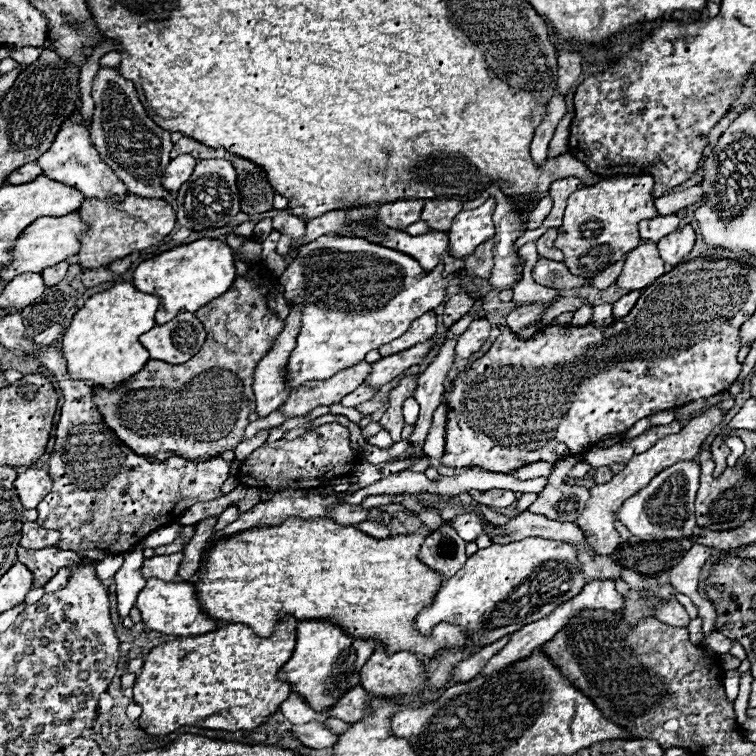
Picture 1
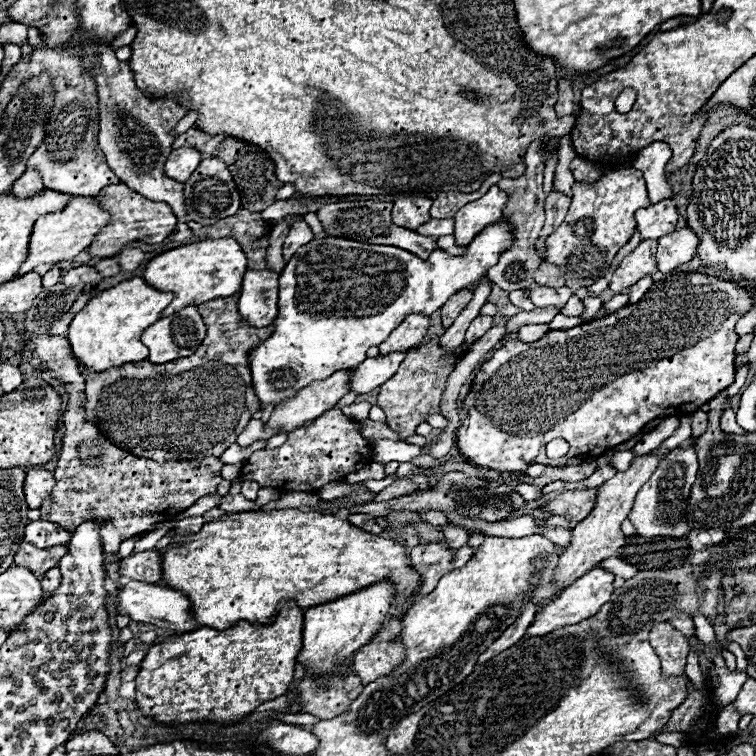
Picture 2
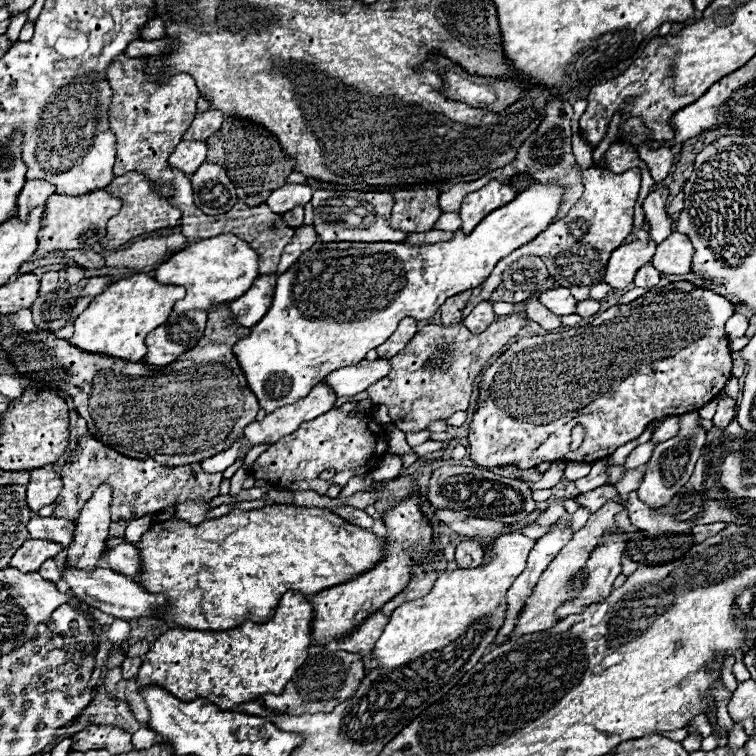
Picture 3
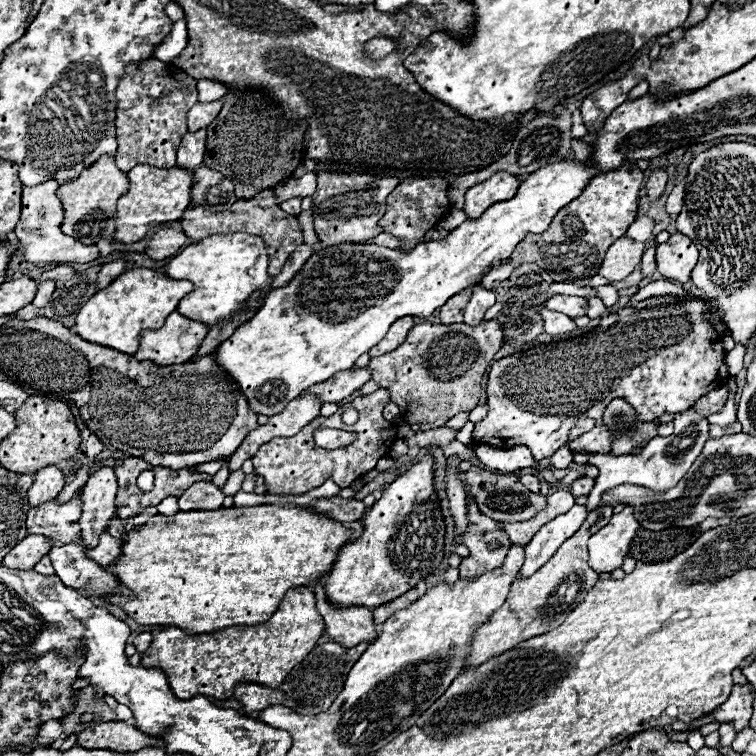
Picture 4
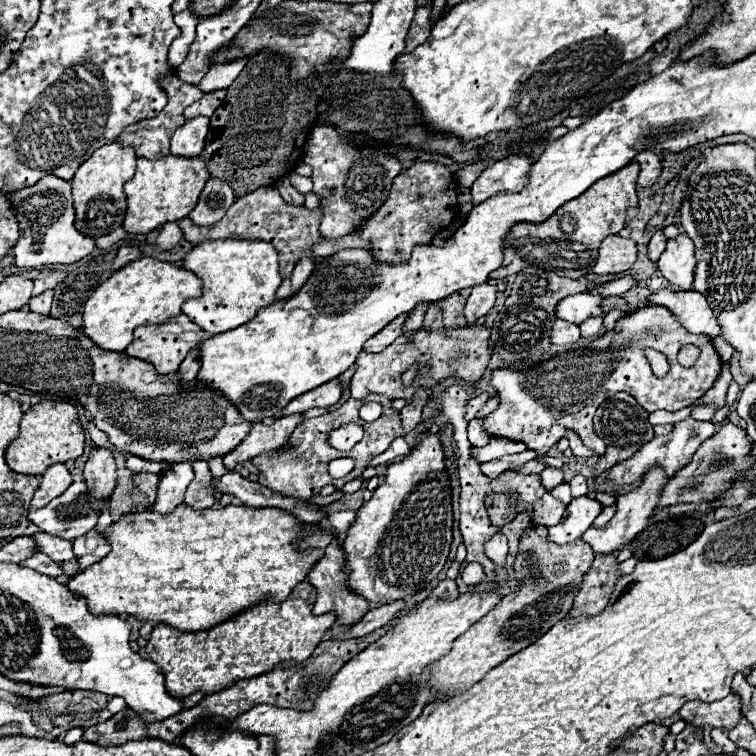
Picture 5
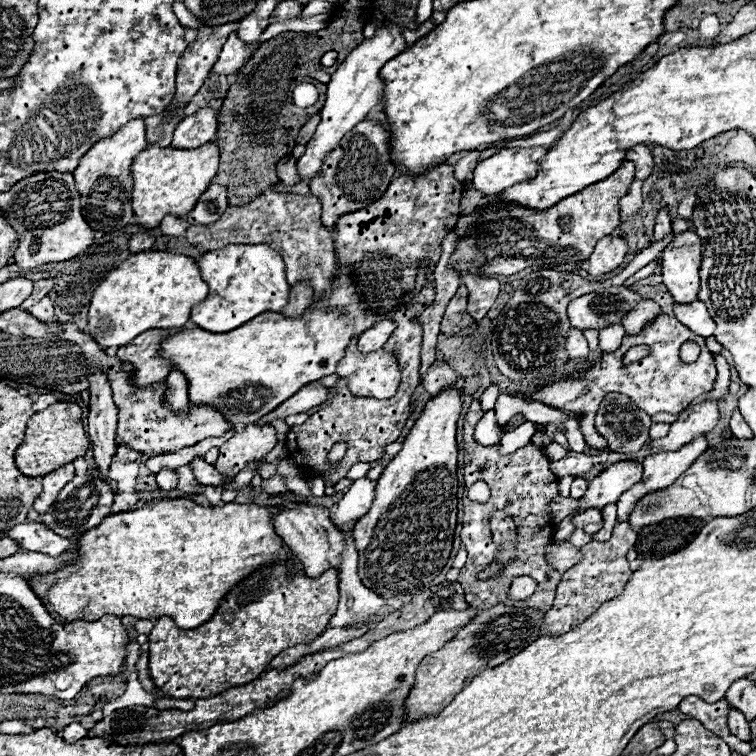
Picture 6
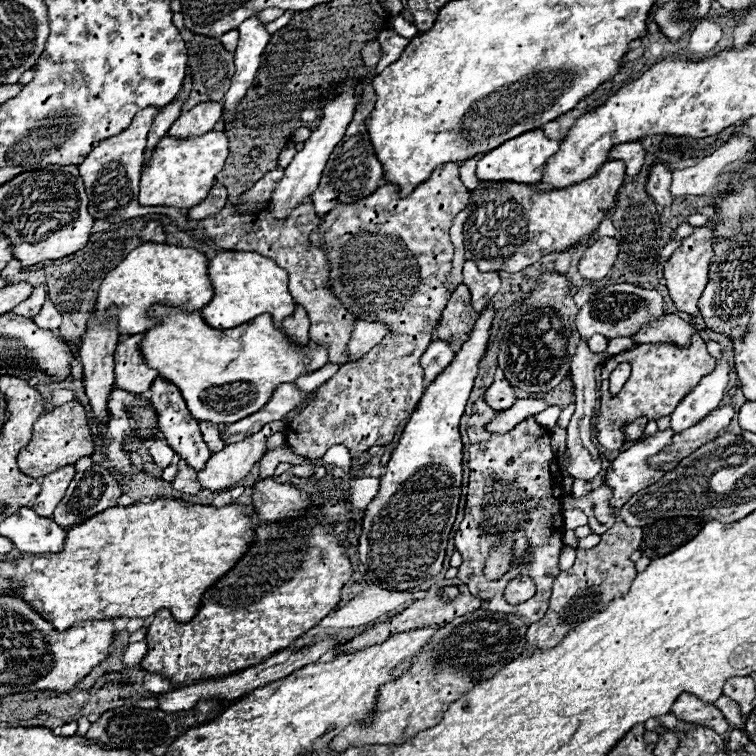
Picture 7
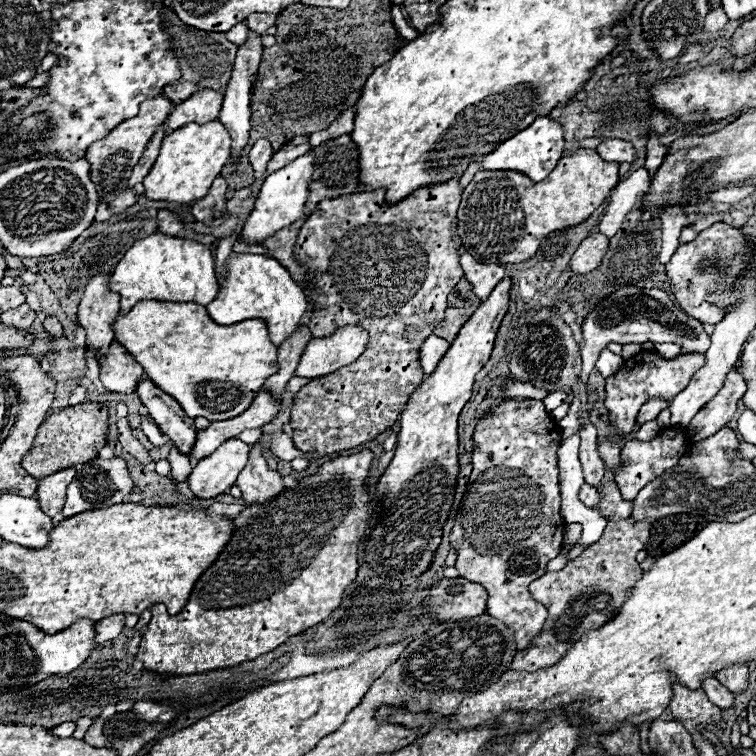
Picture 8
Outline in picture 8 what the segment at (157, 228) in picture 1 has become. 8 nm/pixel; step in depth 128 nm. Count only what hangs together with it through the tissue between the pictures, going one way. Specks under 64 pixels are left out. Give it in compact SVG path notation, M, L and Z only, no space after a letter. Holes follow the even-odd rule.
M210 120L206 124L190 122L184 128L174 130L162 140L158 160L144 178L144 194L150 200L168 200L180 204L190 204L204 198L214 178L220 176L220 170L230 158L230 142L232 138L228 130L218 120Z

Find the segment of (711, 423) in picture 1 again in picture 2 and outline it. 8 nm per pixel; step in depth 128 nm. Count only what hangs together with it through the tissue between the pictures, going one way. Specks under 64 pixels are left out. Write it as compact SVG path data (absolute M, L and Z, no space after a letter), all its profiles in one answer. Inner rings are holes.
M668 452L638 456L628 470L618 472L614 478L610 478L608 482L604 482L598 488L596 508L582 522L578 522L578 526L572 530L572 540L570 540L566 552L560 554L560 558L558 558L558 568L554 570L552 586L556 586L558 590L564 590L568 584L572 584L572 580L582 576L588 568L592 568L592 564L598 564L600 560L614 556L616 550L620 546L624 546L626 536L622 534L620 524L624 518L628 518L628 512L632 510L636 492L648 482L652 472L656 470L656 464L660 462L660 456L664 456L664 454L668 454Z

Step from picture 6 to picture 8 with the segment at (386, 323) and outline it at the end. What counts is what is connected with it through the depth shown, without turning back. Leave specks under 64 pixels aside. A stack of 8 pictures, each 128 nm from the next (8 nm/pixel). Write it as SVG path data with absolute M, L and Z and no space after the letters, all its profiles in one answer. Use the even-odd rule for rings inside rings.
M344 326L326 338L312 338L296 368L296 376L318 378L348 366L364 352L368 344L368 332L360 326Z

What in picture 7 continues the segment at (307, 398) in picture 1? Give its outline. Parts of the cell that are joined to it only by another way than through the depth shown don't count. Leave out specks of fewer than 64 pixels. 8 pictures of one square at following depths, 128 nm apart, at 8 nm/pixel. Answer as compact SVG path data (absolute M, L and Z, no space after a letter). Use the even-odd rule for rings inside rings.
M284 420L270 422L260 432L248 436L246 440L226 444L220 452L212 454L206 466L198 472L200 486L212 492L220 492L224 488L234 486L266 454L266 440L274 432L284 430L284 428L286 428Z

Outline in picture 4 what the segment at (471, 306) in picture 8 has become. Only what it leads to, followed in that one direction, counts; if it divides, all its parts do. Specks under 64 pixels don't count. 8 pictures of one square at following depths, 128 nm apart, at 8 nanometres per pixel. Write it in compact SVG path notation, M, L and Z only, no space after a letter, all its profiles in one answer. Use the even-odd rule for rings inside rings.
M466 288L464 292L452 296L452 298L440 308L440 320L442 320L442 324L462 322L462 312L464 312L470 296L472 296L472 288Z

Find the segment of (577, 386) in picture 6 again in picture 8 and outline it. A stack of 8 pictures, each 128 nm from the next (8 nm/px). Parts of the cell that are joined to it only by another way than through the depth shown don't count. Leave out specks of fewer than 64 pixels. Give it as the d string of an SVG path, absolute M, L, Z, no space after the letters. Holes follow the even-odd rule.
M640 352L632 360L628 360L618 374L606 378L606 408L610 412L612 432L618 436L626 436L636 422L636 414L640 406L650 398L666 398L672 400L678 392L682 392L692 378L692 372L704 364L704 354L682 354L676 360L662 360L656 352Z

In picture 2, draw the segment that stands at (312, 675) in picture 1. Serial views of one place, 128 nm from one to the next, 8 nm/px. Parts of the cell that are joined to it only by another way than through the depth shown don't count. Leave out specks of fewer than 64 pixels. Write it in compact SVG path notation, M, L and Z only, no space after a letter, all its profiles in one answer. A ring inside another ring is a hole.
M380 580L352 594L330 600L328 604L308 608L304 612L304 646L298 662L312 672L332 672L340 662L350 664L352 652L364 646L366 640L380 630L380 624L392 606L394 592L396 584L392 580Z

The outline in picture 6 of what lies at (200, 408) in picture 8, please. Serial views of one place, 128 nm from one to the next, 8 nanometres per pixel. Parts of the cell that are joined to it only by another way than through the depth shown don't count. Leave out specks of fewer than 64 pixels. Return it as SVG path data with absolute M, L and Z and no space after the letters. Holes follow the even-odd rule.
M338 270L334 276L334 294L326 302L314 302L302 318L290 320L276 312L264 312L252 318L248 324L242 324L234 332L222 332L214 336L214 332L204 332L198 326L186 326L180 332L168 336L160 344L160 356L172 364L174 370L180 370L188 380L188 396L192 406L212 406L230 424L254 424L266 412L280 406L288 396L298 392L302 386L320 380L322 376L334 374L338 360L344 356L344 350L350 338L358 336L374 322L378 322L378 314L368 312L362 306L360 292L352 284L350 270Z

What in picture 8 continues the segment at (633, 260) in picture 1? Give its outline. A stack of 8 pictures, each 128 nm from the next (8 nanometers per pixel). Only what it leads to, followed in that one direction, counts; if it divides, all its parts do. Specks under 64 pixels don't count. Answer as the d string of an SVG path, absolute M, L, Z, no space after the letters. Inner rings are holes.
M600 232L590 234L588 238L584 238L580 242L578 250L572 254L570 270L574 274L586 274L586 272L596 270L604 258L606 250L608 250L608 238Z

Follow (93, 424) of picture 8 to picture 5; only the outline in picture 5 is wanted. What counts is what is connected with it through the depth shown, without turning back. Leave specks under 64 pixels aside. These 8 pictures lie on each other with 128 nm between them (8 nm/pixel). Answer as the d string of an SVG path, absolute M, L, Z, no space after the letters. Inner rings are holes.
M42 400L32 406L20 422L20 434L6 450L6 462L14 472L38 476L48 470L48 466L58 462L76 460L84 454L84 428L78 422L78 412L72 404Z

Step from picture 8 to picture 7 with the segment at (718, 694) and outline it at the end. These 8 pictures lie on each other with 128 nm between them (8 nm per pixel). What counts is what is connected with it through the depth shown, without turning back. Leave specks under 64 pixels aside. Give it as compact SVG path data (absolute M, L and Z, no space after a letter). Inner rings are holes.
M722 694L722 696L720 696L720 700L716 700L716 702L714 702L714 706L722 710L722 714L728 718L730 726L740 728L740 724L742 724L742 714L740 714L740 706L738 706L734 700L730 700L728 696L724 696L724 694Z

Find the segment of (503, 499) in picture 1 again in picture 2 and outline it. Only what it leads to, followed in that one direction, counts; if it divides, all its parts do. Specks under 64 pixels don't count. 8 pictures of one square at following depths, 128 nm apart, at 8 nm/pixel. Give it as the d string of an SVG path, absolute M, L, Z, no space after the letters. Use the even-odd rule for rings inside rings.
M518 484L516 490L518 490L528 502L536 500L536 498L542 494L542 488L538 488L538 486L530 486L530 484Z

